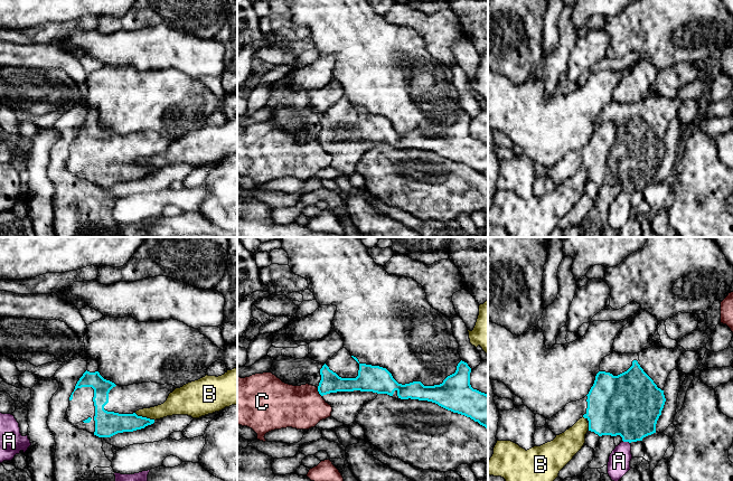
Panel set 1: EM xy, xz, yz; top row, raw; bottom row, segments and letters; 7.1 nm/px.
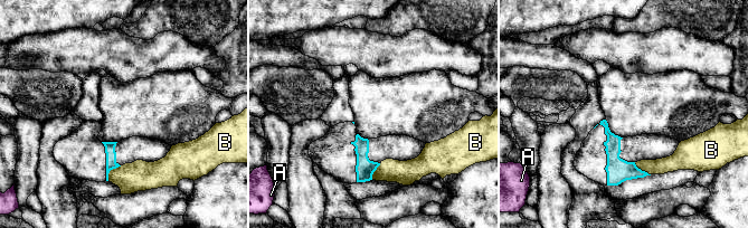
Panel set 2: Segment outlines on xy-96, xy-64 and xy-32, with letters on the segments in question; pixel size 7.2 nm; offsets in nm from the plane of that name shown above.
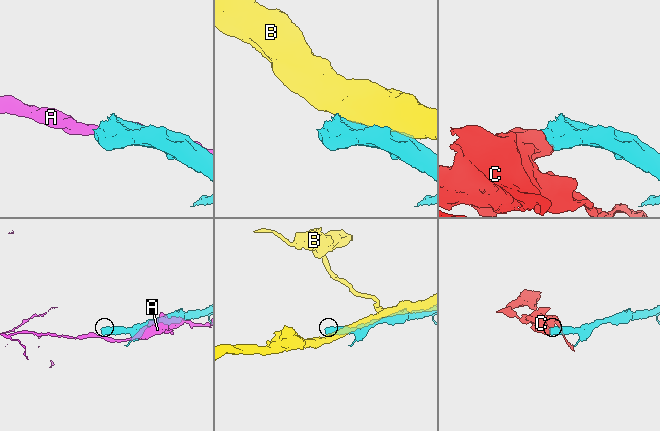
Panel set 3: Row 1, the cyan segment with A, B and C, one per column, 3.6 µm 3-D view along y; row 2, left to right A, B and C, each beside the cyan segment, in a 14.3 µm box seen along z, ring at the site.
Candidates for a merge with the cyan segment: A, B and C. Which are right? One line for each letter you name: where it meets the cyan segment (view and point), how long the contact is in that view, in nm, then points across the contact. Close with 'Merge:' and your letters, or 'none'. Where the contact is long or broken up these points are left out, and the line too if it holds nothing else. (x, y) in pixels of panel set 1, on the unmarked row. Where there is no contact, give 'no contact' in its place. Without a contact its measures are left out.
Merge: none

